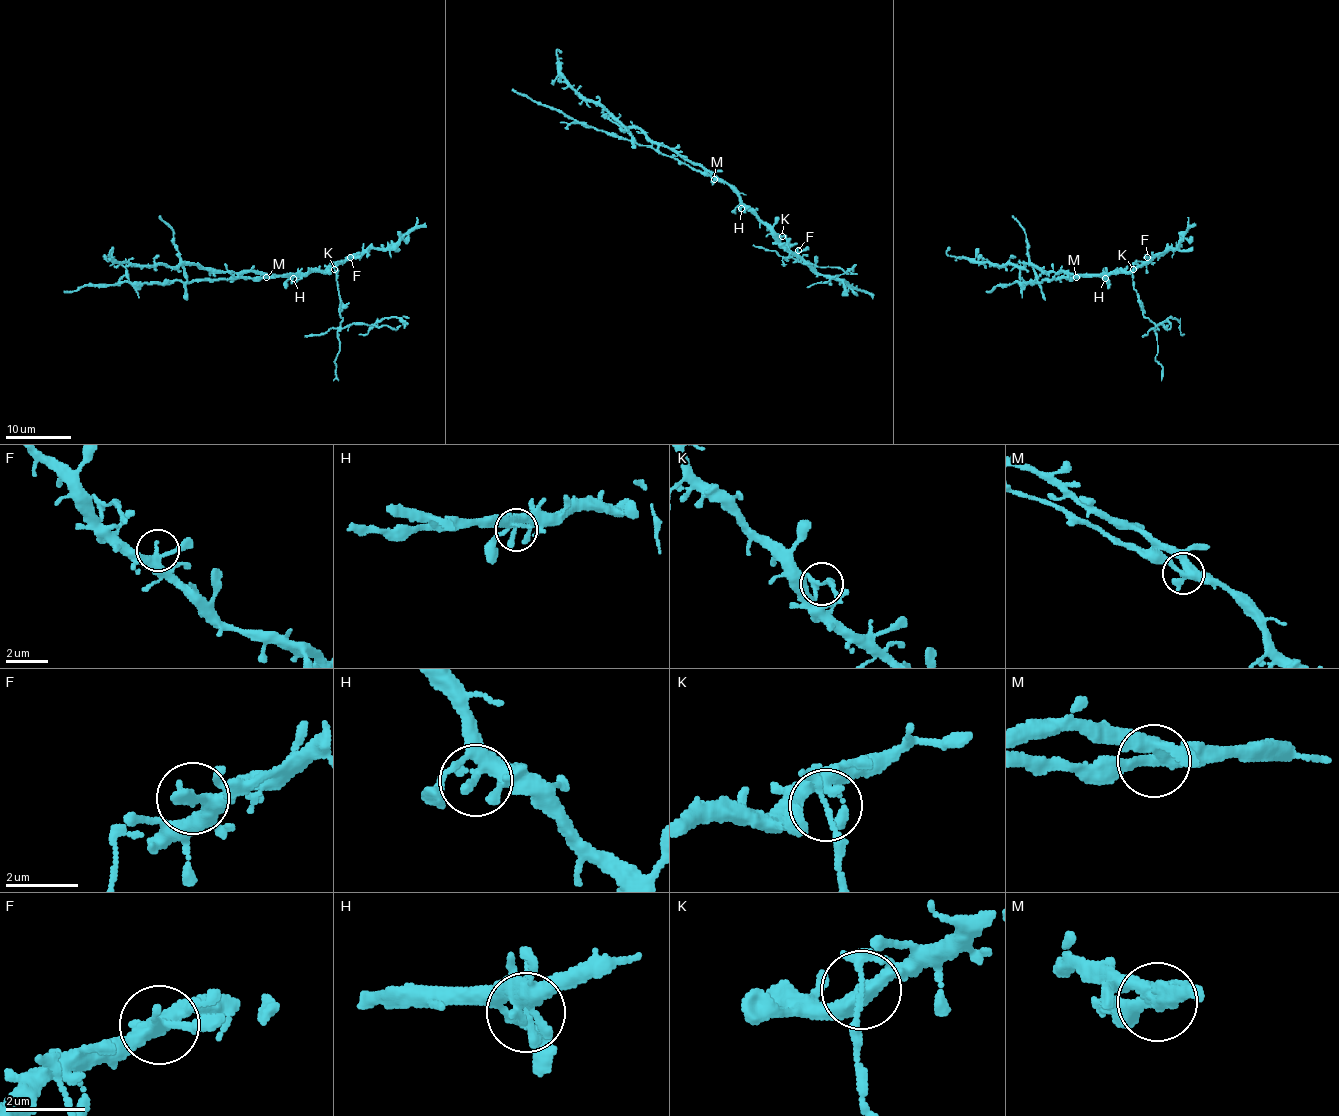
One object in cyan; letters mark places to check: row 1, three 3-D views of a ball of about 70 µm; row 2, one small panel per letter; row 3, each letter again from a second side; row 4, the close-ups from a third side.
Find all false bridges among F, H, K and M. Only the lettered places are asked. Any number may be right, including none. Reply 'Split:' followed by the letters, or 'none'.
Split: K, M

